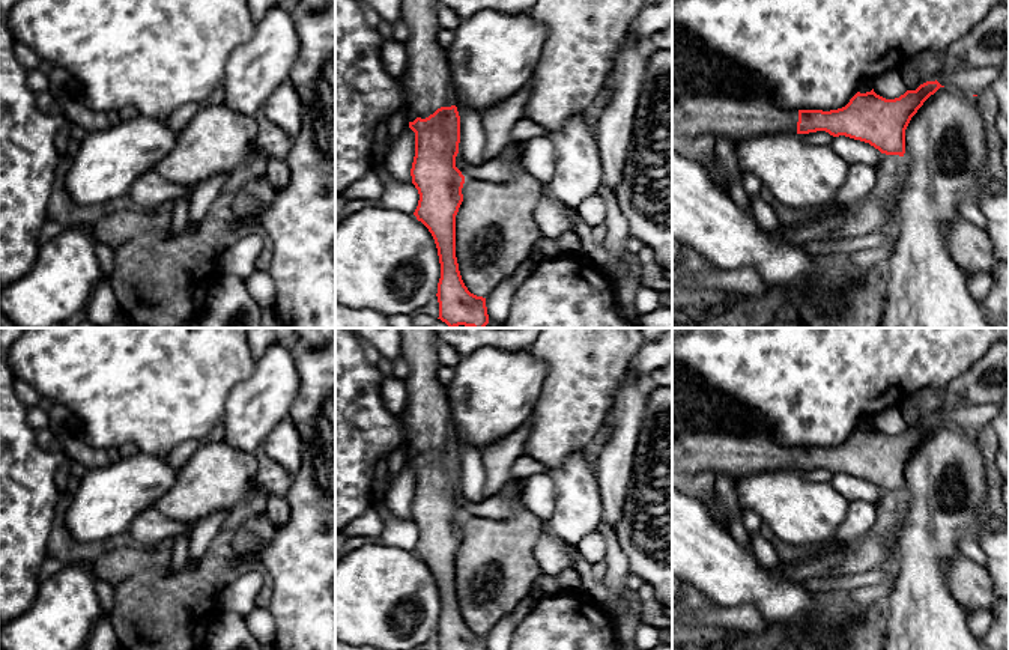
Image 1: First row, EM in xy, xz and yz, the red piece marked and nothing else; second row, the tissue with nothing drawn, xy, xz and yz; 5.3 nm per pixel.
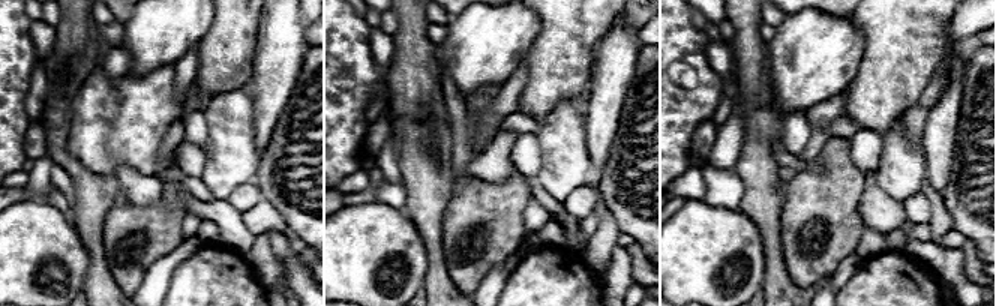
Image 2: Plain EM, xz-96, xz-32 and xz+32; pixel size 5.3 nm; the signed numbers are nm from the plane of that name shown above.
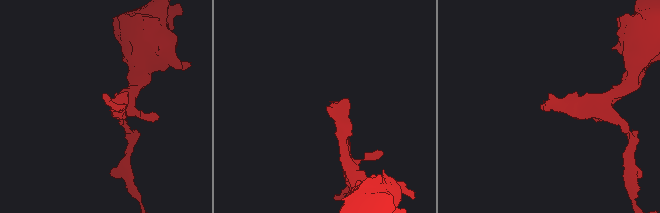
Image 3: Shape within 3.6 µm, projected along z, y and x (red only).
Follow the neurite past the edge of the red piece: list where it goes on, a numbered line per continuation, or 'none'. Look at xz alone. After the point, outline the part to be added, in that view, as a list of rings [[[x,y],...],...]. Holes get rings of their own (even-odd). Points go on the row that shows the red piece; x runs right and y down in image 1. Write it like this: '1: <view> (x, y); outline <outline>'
1: xz (426, 85); outline [[[401,0],[401,18],[411,30],[405,42],[406,71],[398,78],[408,122],[454,105],[447,48],[438,42],[439,8],[439,0]]]

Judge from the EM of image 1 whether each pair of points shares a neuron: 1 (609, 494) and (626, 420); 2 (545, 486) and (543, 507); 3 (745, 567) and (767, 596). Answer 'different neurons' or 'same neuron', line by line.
1: same neuron
2: same neuron
3: same neuron

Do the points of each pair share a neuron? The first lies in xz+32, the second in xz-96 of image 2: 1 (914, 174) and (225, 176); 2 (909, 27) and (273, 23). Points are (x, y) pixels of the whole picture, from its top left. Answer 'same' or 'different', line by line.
1: same
2: different

